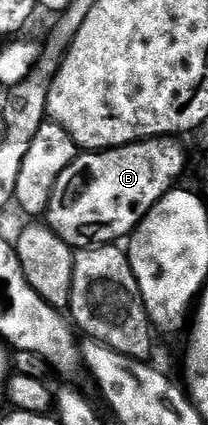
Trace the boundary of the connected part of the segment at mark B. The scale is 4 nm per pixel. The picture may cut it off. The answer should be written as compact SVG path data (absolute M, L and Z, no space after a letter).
M165 135L162 137L147 137L141 141L133 141L130 145L121 145L115 149L100 149L97 151L79 152L78 158L68 167L68 171L64 171L64 175L60 175L60 179L56 179L56 187L52 187L52 199L48 203L44 214L45 224L56 235L60 235L60 239L64 239L64 243L68 243L75 250L89 249L92 245L109 245L118 243L129 238L130 234L138 228L138 224L144 219L144 215L148 215L151 207L167 193L169 189L175 188L179 184L178 176L186 169L186 149L181 145L179 138L174 135Z

